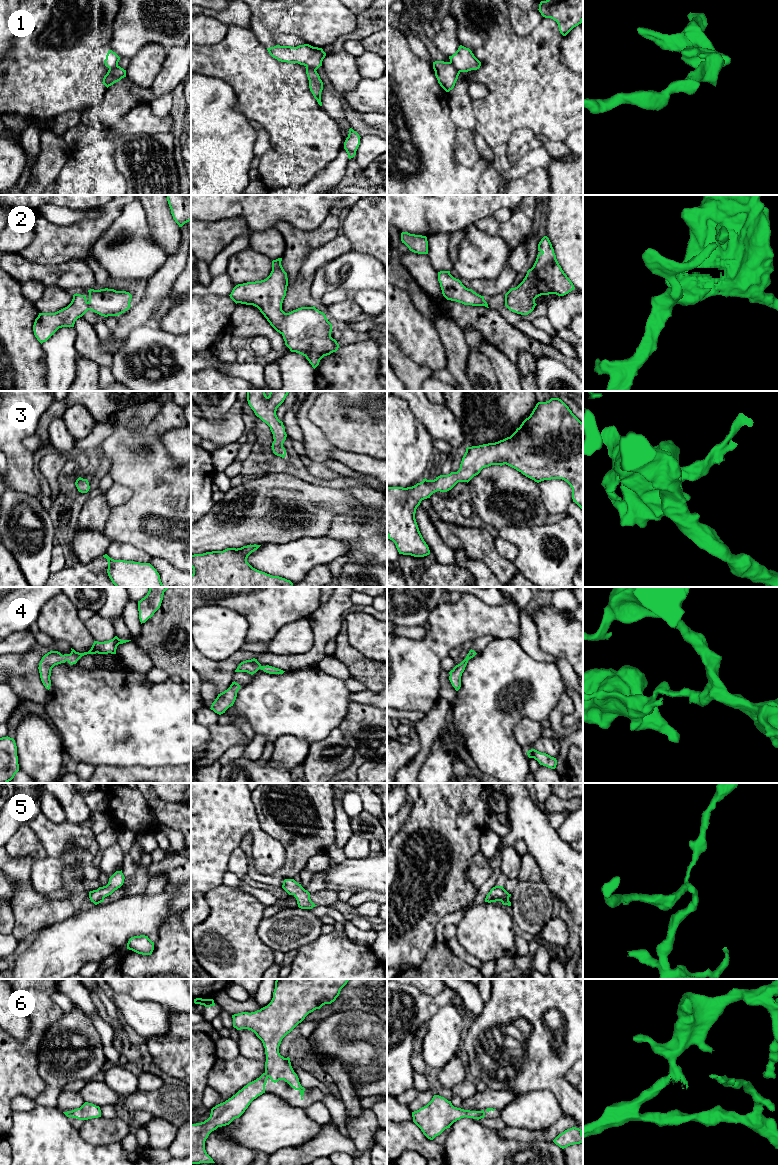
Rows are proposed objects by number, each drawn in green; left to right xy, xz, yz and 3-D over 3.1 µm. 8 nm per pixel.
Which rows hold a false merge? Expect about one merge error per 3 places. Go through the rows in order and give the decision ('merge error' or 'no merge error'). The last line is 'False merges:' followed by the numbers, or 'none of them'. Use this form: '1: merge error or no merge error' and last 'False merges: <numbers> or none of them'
1: merge error
2: no merge error
3: no merge error
4: no merge error
5: no merge error
6: no merge error
False merges: 1

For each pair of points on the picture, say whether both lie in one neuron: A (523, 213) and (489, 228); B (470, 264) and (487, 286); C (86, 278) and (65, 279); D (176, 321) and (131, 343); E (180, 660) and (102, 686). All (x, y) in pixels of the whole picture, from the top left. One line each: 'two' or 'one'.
A: one
B: two
C: one
D: two
E: two

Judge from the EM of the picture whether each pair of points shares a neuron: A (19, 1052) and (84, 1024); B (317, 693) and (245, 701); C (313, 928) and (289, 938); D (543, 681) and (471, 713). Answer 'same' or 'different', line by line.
A: different
B: same
C: same
D: same

